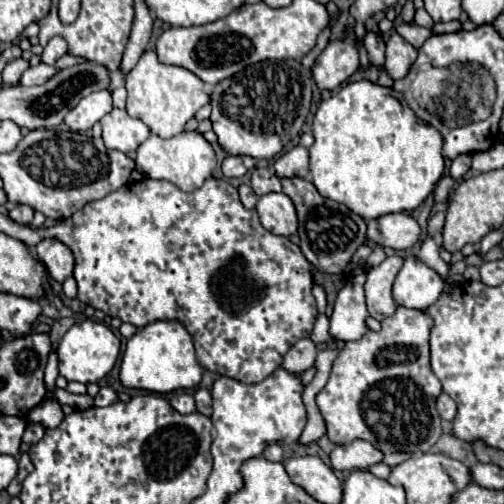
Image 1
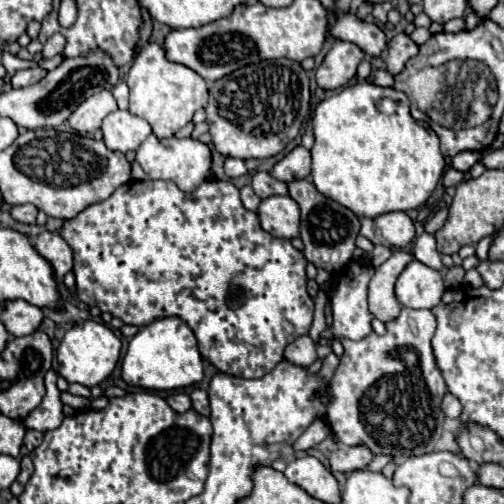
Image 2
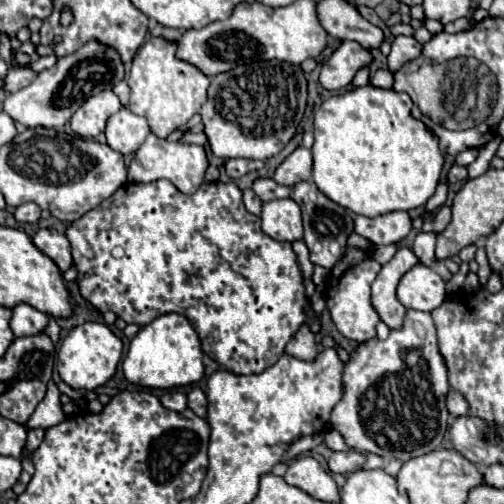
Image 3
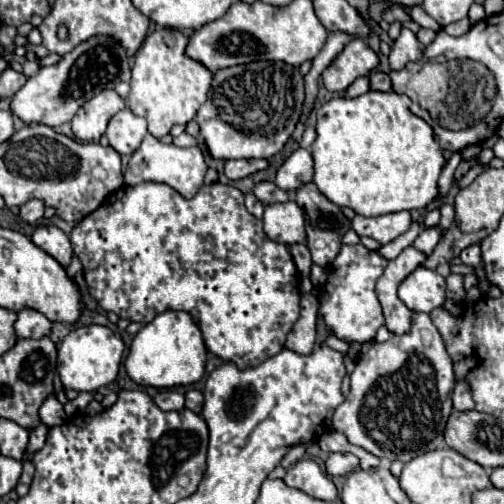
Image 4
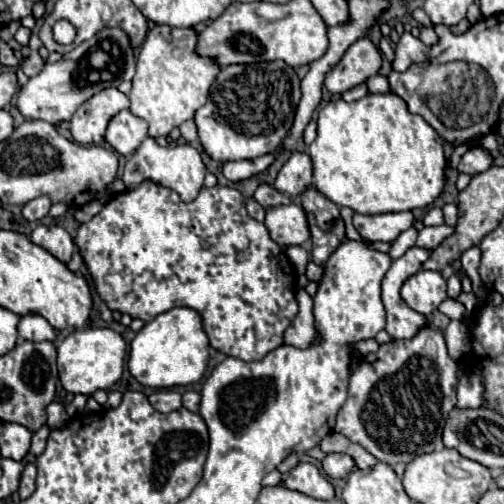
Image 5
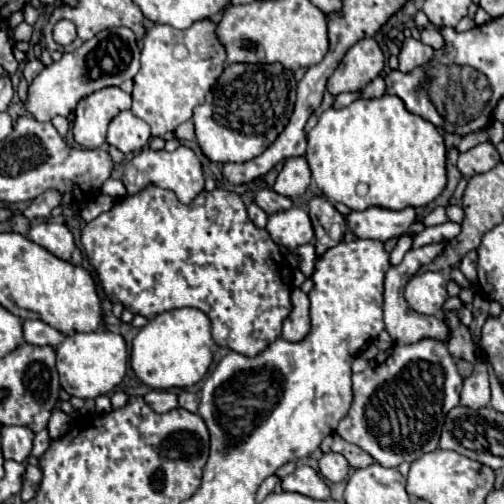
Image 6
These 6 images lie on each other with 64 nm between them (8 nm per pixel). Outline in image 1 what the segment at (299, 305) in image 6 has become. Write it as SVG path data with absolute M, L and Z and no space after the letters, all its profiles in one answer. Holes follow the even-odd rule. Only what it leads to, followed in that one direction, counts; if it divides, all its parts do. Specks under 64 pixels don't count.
M304 338L300 342L296 342L284 356L284 362L282 362L282 368L290 374L304 374L308 368L314 366L316 362L316 354L318 354L318 348L316 344L310 340L310 338Z

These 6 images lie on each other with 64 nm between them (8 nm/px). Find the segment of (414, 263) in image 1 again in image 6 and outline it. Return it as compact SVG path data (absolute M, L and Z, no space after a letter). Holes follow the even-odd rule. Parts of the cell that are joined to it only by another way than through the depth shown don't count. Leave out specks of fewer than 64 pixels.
M424 272L412 276L404 286L404 298L412 310L420 314L438 314L448 298L446 278L440 272Z

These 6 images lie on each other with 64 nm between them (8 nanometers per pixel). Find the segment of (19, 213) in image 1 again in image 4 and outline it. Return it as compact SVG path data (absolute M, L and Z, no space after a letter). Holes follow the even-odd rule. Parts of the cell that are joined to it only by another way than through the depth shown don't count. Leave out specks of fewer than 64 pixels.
M30 200L30 202L26 202L24 206L20 206L20 218L24 220L24 222L30 222L30 224L34 224L34 222L38 222L40 218L42 218L42 214L44 214L44 202L40 202L40 200Z

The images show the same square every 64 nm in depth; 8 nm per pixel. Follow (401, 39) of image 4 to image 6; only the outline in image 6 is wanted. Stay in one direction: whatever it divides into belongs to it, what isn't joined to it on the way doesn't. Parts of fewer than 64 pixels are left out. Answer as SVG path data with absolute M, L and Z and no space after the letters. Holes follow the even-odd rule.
M406 38L402 48L400 48L400 54L398 54L398 70L400 72L410 72L422 64L428 64L430 58L432 58L432 48L422 44L420 40L414 40L414 38Z

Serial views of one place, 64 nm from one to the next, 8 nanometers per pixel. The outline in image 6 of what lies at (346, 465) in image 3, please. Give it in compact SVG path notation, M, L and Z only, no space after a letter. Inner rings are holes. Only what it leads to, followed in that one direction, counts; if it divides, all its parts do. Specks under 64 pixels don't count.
M324 454L320 460L320 474L330 482L342 482L350 472L350 464L342 454Z

